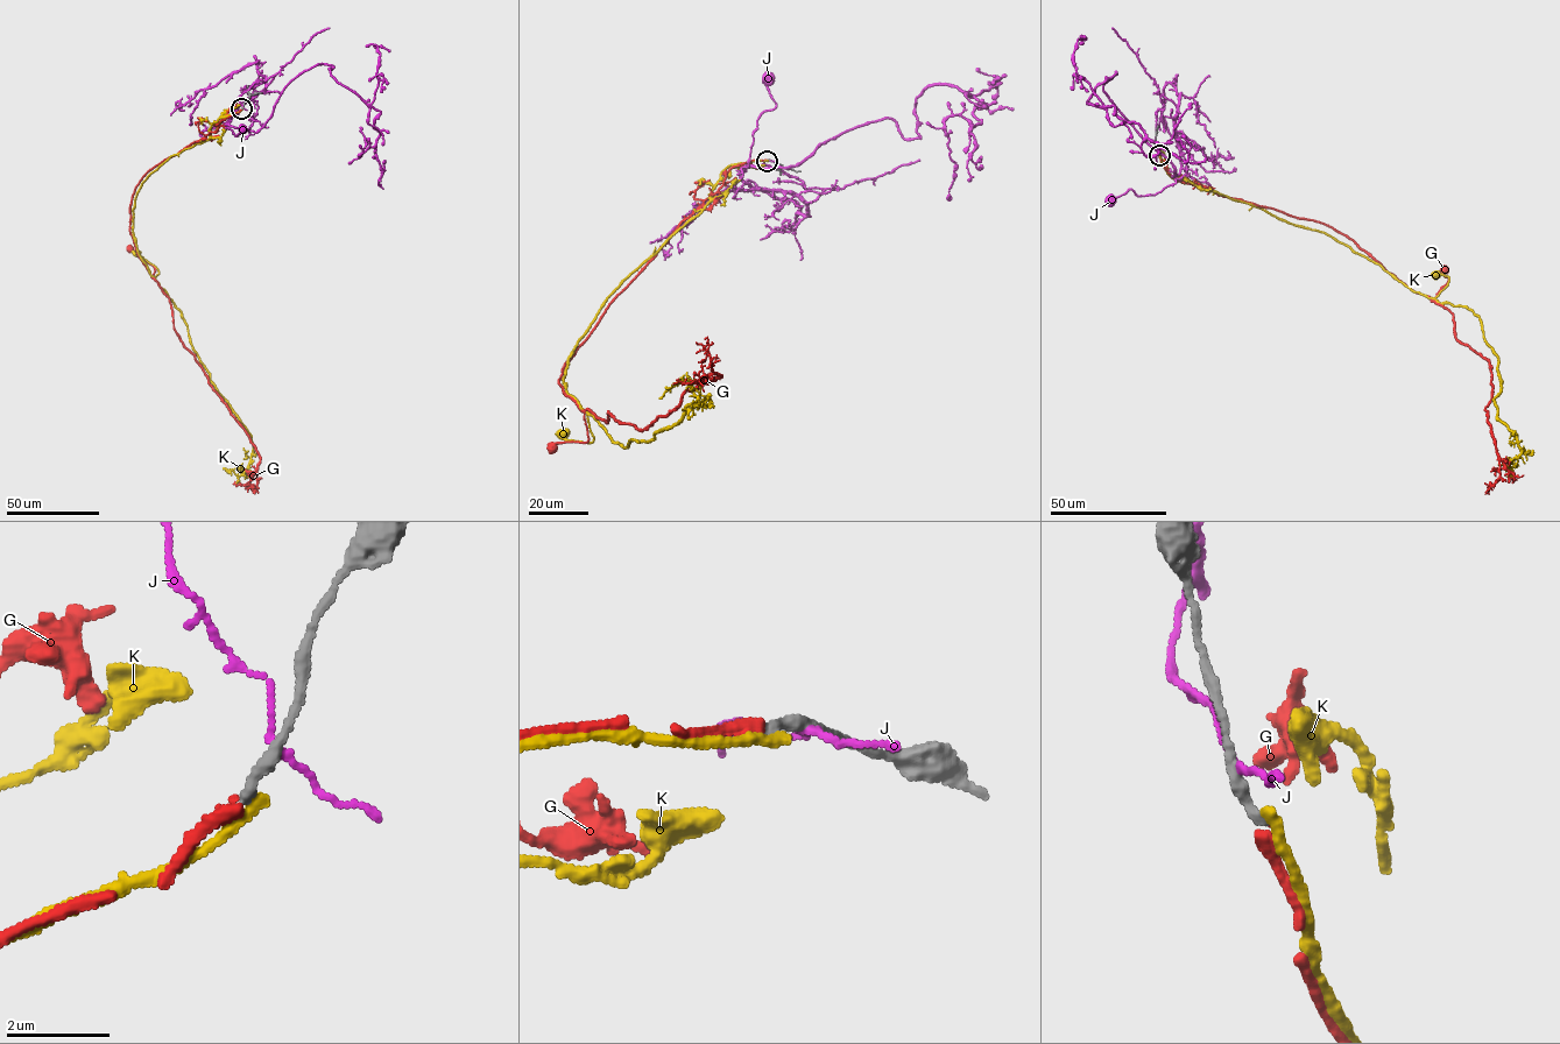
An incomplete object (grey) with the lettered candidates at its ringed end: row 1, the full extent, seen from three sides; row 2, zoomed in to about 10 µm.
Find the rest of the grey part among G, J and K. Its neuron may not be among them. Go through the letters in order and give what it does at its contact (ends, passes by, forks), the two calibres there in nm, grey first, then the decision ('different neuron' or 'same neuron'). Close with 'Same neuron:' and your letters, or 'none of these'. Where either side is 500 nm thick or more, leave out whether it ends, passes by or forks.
G: it ends; calibres 220 and 240 nm; different neuron
J: it passes by; calibres 280 and 100 nm; different neuron
K: it ends; calibres 240 and 220 nm; different neuron
Same neuron: none of these

